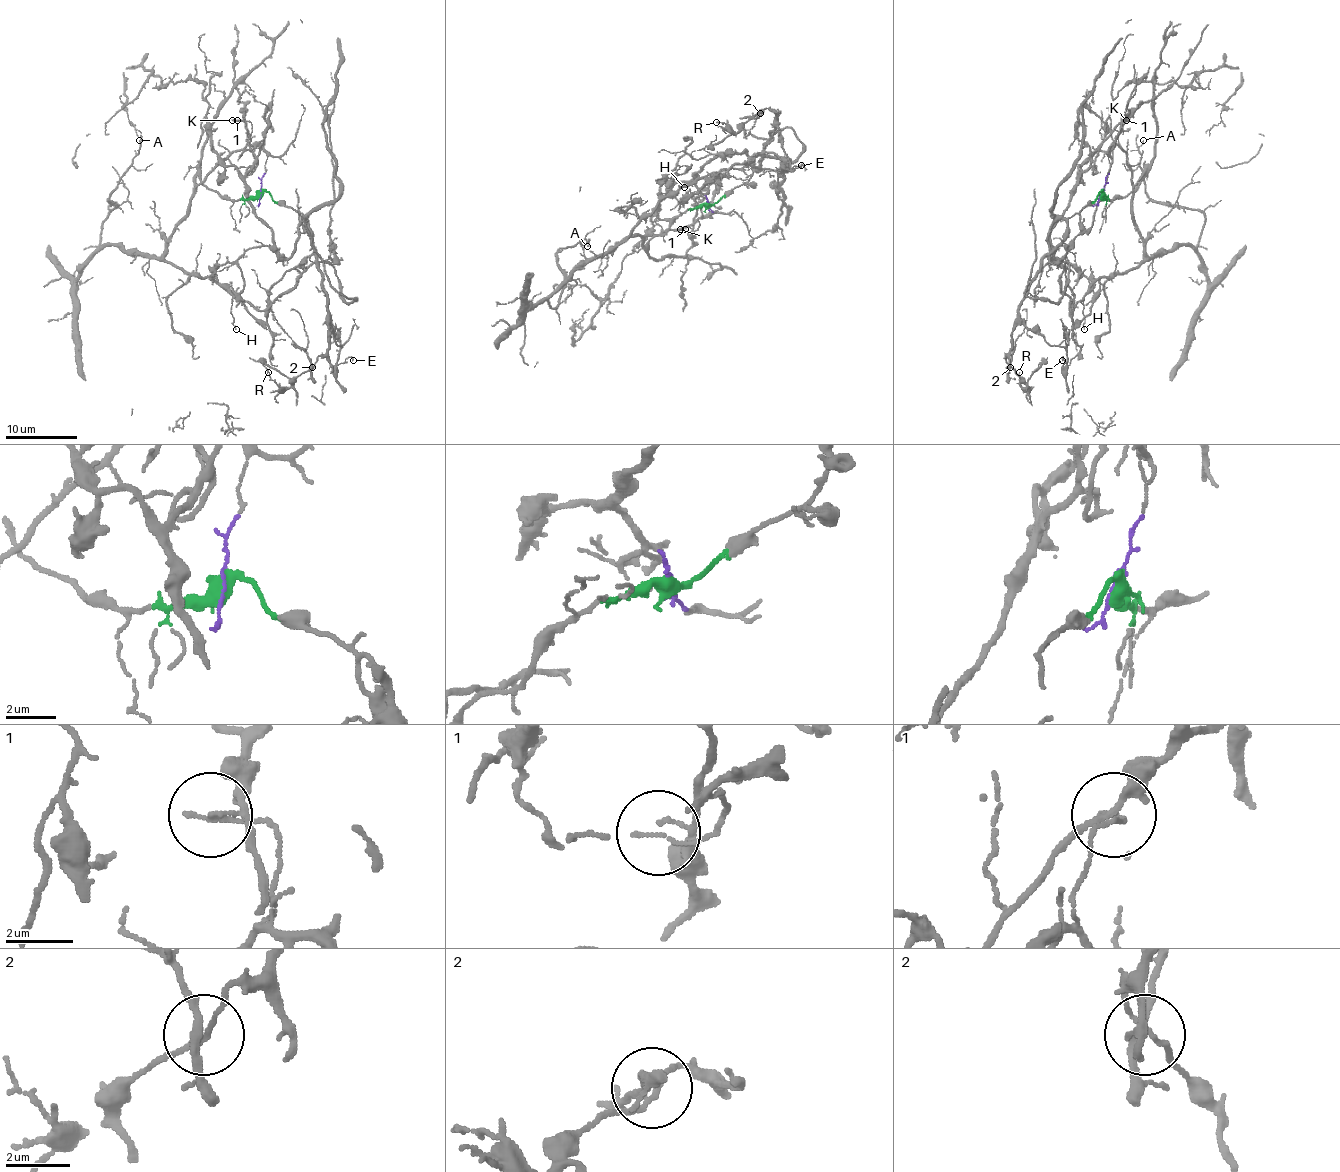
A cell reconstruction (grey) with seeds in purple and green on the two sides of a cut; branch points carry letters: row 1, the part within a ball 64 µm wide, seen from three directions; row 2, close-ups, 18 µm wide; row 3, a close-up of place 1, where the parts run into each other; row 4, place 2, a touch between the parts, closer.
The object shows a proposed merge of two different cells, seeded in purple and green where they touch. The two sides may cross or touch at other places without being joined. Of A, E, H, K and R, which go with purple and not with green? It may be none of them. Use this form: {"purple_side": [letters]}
{"purple_side": ["A", "H", "K"]}

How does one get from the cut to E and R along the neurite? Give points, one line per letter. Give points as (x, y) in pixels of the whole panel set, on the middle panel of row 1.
E: (708, 204), (741, 186), (755, 170), (775, 122), (787, 154), (785, 170), (802, 165)
R: (708, 204), (741, 186), (755, 170), (776, 115), (764, 109), (735, 131), (726, 124), (716, 122)

